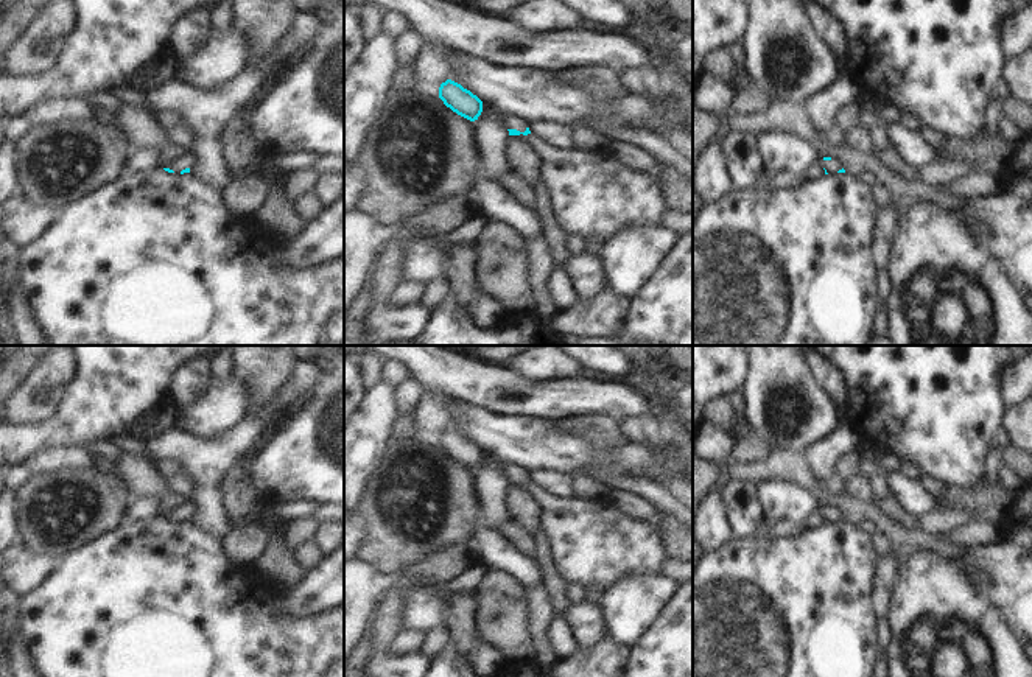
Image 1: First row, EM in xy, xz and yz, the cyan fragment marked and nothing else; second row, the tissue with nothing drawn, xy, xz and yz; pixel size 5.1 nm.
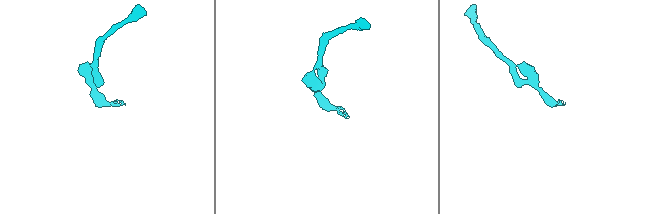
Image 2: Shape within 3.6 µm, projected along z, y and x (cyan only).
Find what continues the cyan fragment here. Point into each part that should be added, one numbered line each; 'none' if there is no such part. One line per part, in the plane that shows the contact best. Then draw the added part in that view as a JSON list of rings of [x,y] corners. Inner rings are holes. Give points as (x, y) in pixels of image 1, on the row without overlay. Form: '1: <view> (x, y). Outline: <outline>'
1: xz (511, 470). Outline: [[[514,464],[504,465],[504,472],[506,472],[507,478],[517,478],[517,479],[520,479],[520,481],[525,481],[526,476],[528,476],[528,473],[529,473],[529,472],[525,470],[523,467],[514,465]]]

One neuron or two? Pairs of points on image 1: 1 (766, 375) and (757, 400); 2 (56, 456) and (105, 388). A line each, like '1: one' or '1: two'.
1: one
2: two

